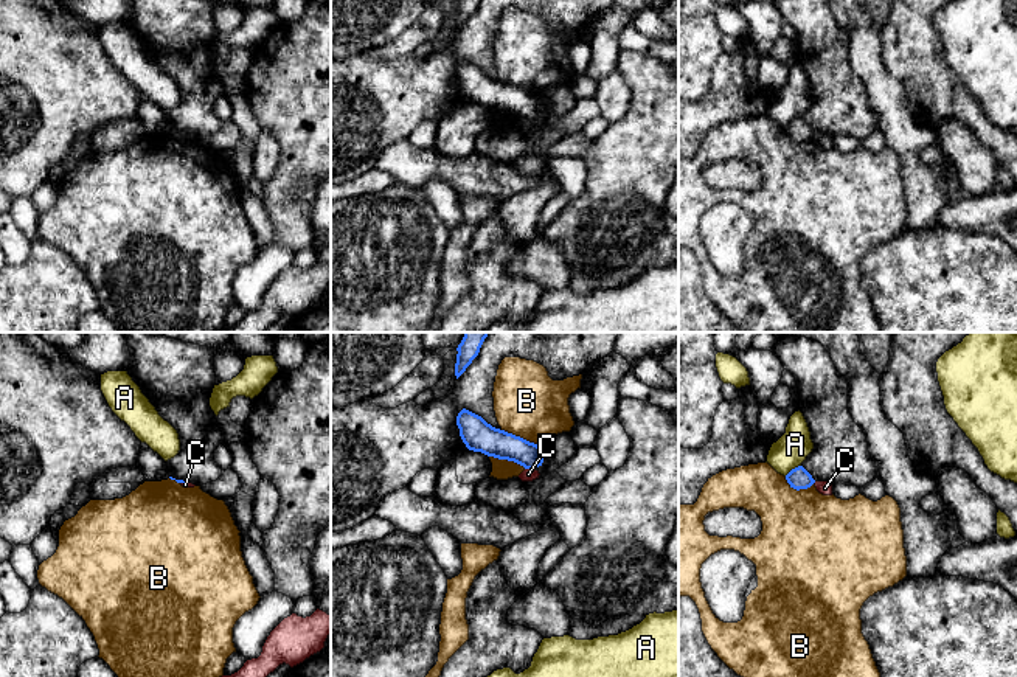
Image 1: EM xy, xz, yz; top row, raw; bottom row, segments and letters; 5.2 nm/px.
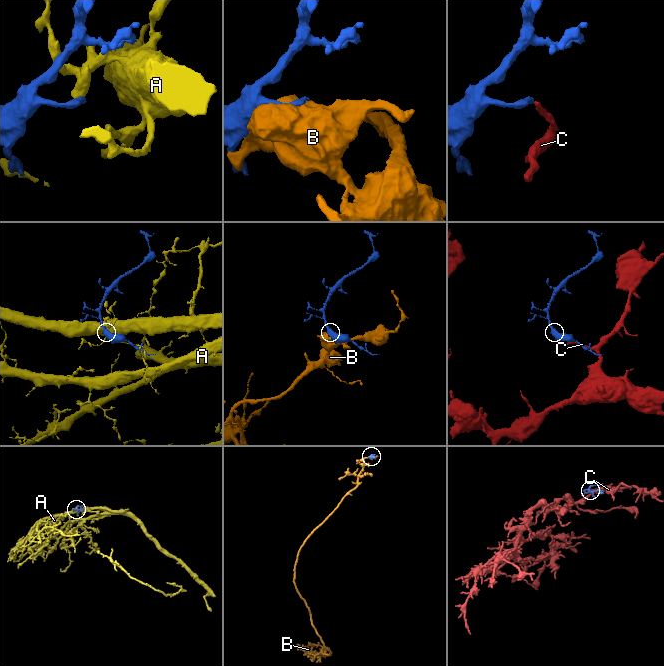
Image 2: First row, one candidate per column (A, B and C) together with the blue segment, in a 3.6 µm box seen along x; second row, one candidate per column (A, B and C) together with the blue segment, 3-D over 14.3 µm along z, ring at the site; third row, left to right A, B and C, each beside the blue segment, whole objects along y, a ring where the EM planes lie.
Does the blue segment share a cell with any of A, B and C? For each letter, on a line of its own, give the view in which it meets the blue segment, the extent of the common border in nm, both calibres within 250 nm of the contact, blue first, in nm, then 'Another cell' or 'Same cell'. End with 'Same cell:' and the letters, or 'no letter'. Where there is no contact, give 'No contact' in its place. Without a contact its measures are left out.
A: Touches blue in yz. Shared border 110 nm. Thickness 110 nm (blue) against 170 nm. Another cell
B: Touches blue in xz. Shared border 220 nm. Thickness 160 nm (blue) against 360 nm. Another cell
C: Touches blue in xz. Shared border 50 nm. Thickness 150 nm (blue) against 60 nm. Another cell
Same cell: no letter

